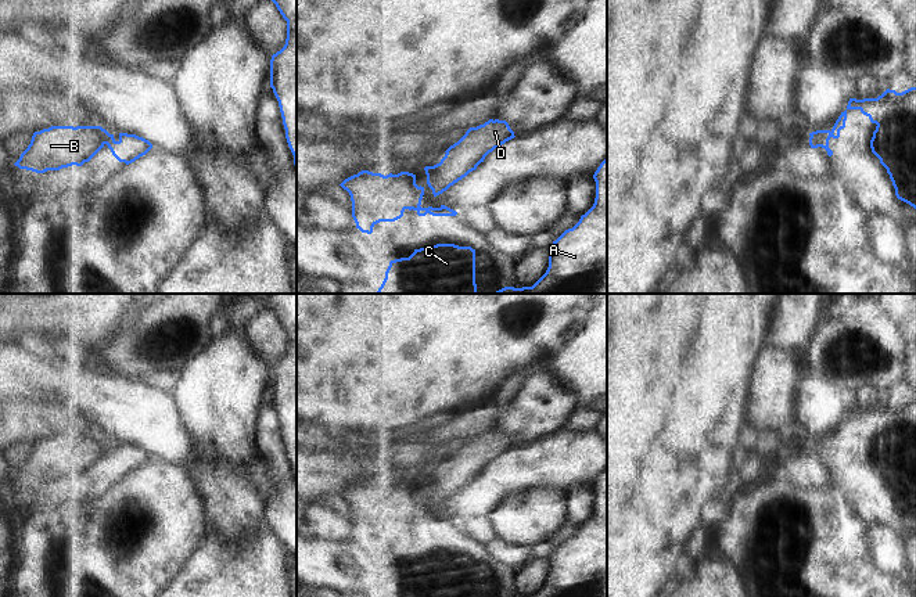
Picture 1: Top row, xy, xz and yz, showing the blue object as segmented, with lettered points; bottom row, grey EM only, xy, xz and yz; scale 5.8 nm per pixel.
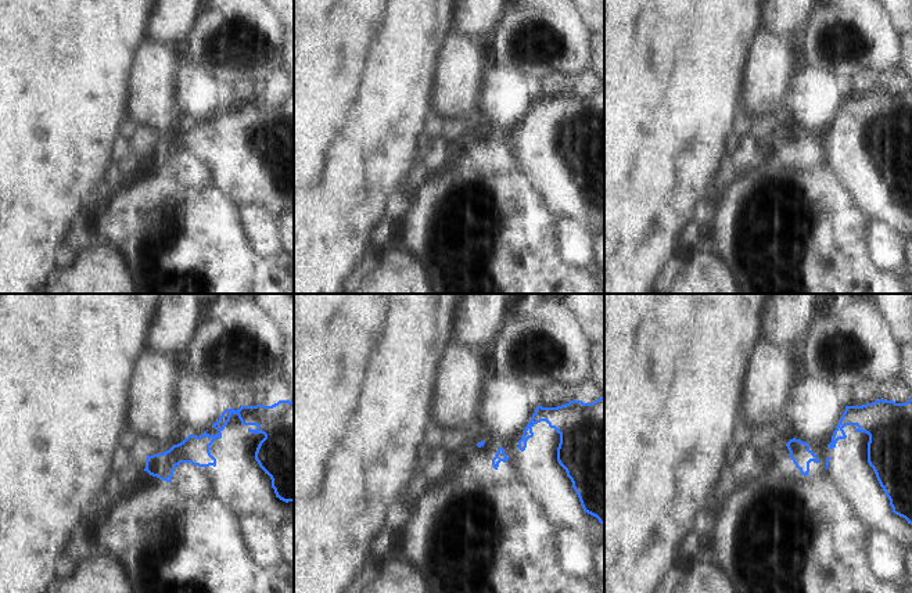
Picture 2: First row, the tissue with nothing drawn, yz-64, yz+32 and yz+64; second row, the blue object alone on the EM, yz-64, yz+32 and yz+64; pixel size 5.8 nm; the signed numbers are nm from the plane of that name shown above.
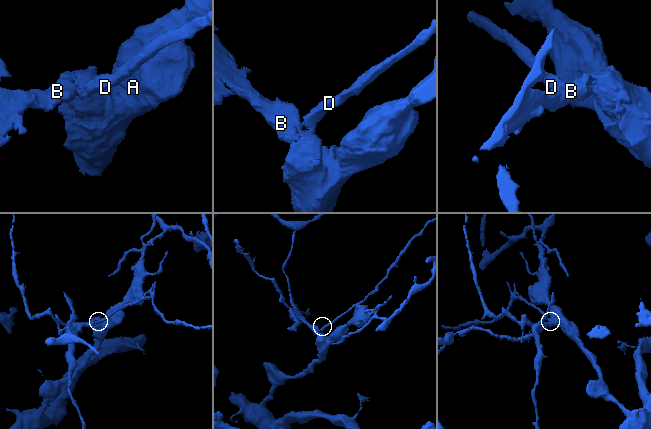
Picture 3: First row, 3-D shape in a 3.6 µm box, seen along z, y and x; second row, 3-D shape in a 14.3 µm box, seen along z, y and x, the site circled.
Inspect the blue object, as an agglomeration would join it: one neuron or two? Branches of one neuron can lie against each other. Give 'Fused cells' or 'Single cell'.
Fused cells.

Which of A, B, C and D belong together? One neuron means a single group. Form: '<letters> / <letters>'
A B C / D

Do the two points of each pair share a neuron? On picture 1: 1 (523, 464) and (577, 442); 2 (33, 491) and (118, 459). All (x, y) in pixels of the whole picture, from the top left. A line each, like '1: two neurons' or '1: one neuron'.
1: one neuron
2: one neuron

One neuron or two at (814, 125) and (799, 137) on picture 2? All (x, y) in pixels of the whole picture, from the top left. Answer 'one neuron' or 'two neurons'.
two neurons

